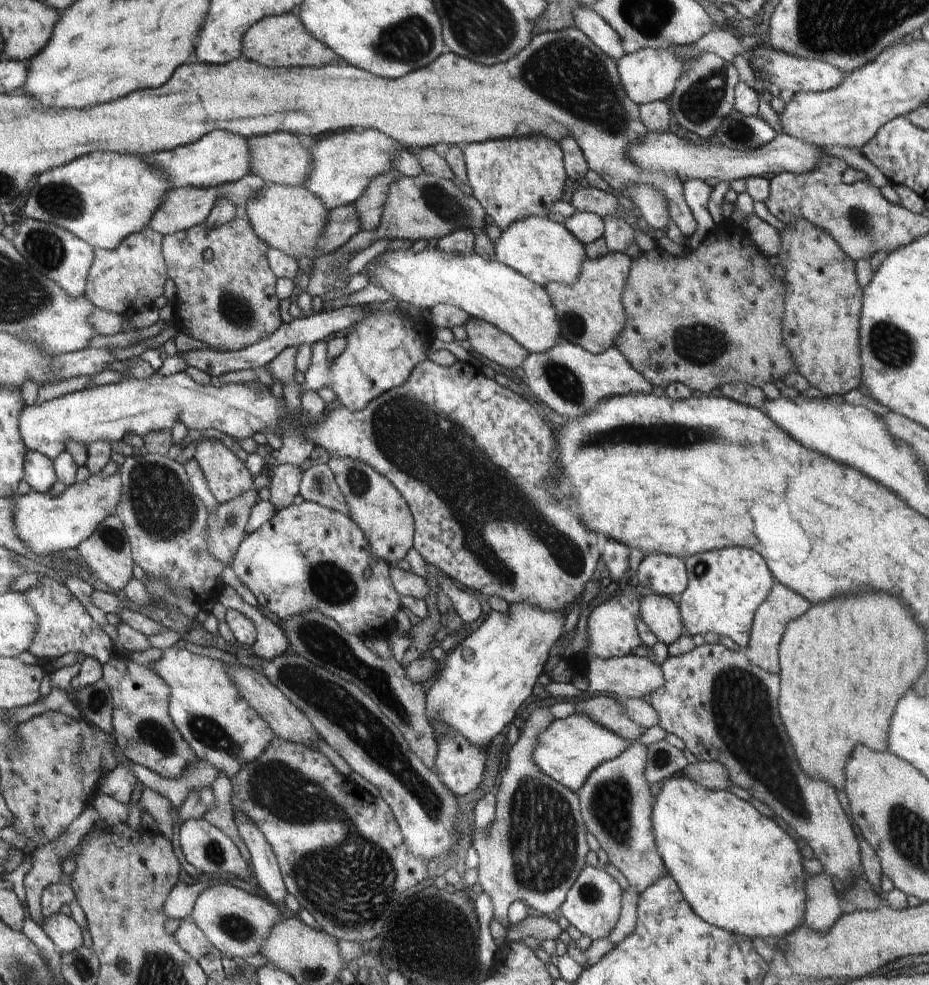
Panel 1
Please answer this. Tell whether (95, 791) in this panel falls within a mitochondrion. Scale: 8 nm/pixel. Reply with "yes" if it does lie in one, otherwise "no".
no

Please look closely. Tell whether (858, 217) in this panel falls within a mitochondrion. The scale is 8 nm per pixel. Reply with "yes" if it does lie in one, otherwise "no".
yes

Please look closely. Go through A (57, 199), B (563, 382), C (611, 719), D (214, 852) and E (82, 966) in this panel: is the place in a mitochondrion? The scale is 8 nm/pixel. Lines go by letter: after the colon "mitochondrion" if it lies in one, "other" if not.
A: mitochondrion
B: mitochondrion
C: other
D: mitochondrion
E: mitochondrion

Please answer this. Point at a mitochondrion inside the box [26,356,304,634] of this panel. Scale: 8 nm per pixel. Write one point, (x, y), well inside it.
(163, 506)

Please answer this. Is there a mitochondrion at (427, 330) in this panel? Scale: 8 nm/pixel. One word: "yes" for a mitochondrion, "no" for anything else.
no

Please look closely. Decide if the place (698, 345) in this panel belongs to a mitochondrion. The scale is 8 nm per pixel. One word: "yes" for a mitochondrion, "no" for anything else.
yes

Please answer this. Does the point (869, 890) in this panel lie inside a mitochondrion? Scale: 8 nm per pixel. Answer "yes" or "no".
no

